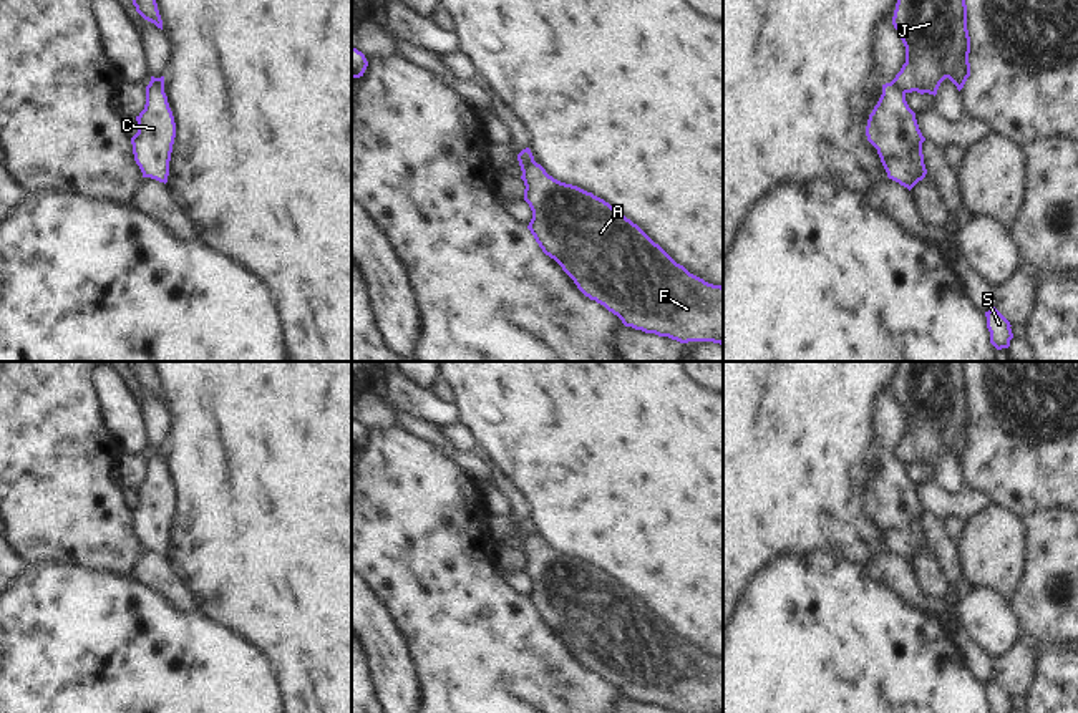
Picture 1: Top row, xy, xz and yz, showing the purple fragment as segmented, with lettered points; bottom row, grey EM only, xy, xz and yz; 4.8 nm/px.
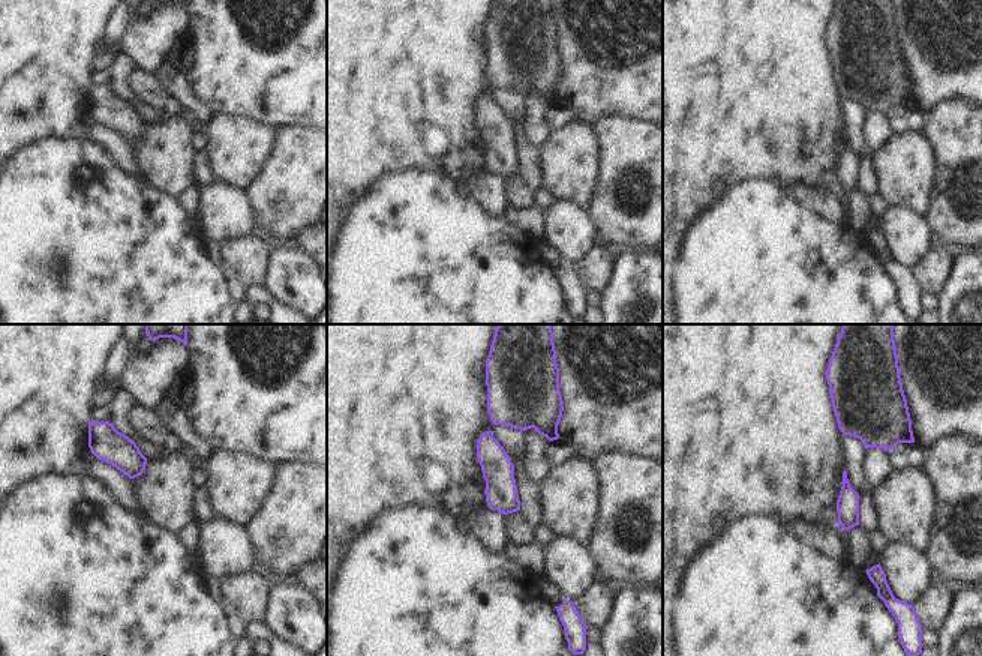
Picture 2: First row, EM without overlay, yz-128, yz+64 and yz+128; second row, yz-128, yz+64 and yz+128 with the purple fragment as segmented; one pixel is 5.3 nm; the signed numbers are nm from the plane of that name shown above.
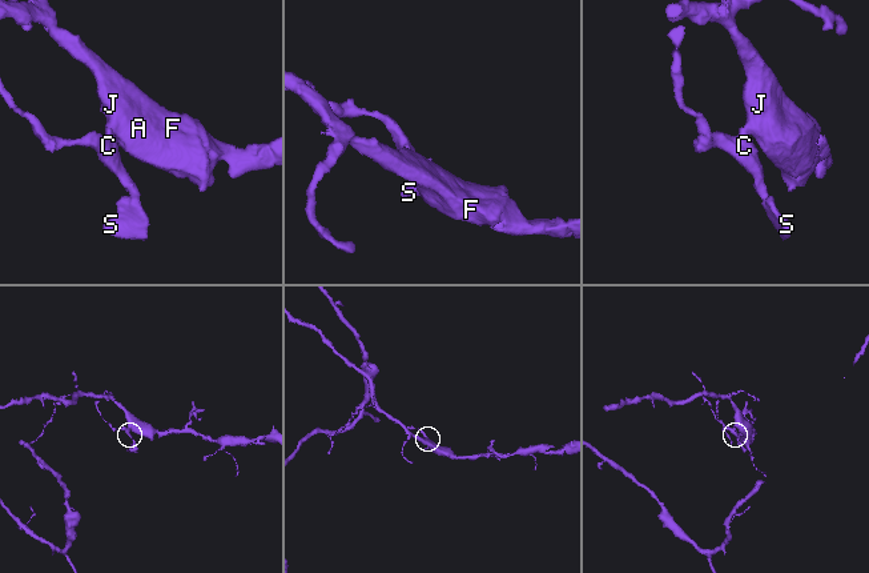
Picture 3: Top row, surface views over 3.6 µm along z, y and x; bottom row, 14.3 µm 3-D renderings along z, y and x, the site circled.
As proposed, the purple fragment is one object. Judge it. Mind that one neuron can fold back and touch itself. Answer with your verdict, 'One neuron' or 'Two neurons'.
Two neurons

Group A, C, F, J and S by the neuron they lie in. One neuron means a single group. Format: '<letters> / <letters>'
A F J / C S

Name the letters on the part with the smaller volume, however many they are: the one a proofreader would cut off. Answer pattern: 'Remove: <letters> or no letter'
Remove: C, S

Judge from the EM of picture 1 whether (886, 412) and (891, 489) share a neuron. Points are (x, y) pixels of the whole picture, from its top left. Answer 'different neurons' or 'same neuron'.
same neuron

